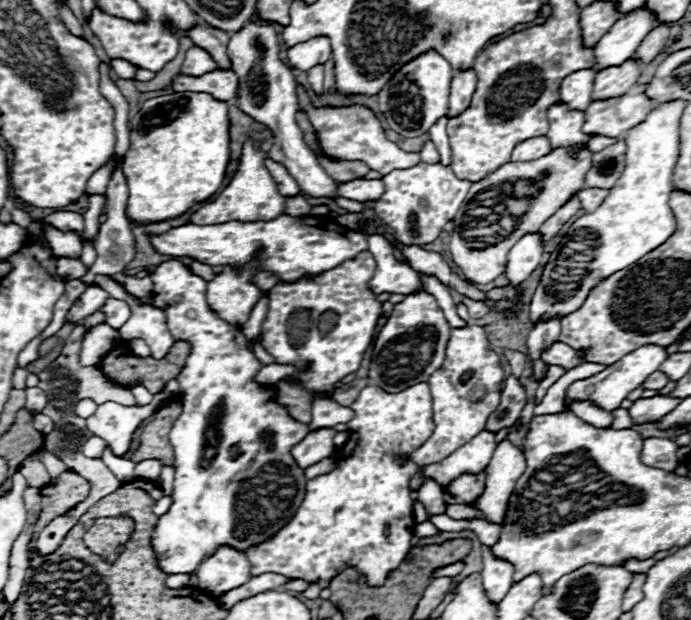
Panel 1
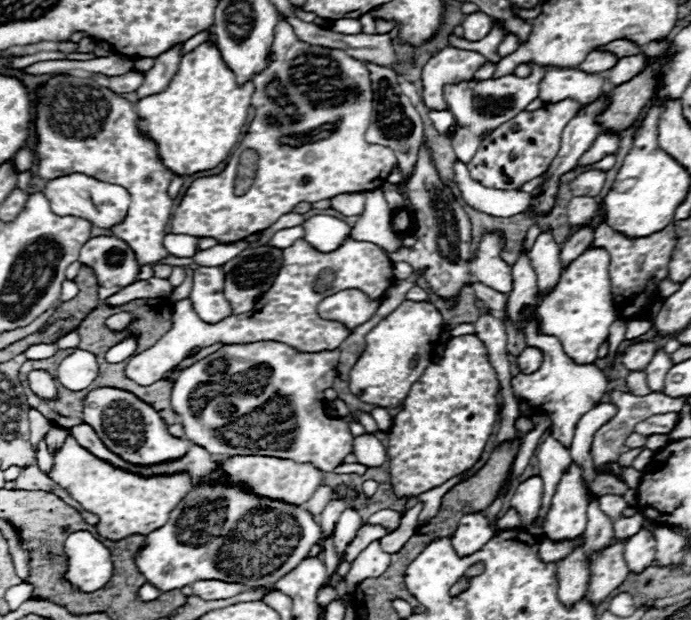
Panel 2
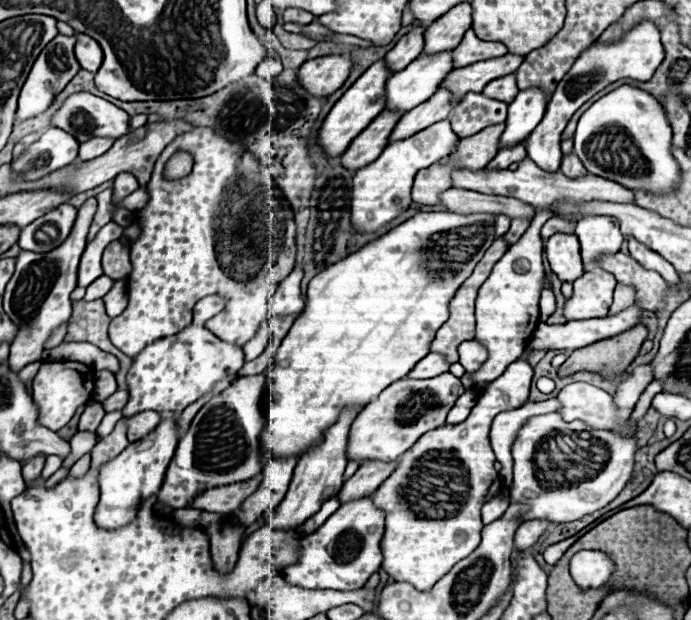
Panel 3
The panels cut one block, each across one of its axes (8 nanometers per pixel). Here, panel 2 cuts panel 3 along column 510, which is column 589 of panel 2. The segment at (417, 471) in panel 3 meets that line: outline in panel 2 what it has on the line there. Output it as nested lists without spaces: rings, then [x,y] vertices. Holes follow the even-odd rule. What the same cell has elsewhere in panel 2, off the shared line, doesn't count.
[[[536,320],[526,324],[526,344],[538,346],[544,352],[542,366],[532,374],[517,374],[512,378],[512,392],[518,400],[518,404],[528,404],[536,410],[550,412],[552,414],[552,436],[562,444],[570,446],[576,424],[582,414],[586,414],[590,408],[600,404],[600,398],[606,394],[610,376],[608,370],[596,366],[596,364],[576,364],[564,350],[558,338],[554,336],[538,336],[536,332]]]

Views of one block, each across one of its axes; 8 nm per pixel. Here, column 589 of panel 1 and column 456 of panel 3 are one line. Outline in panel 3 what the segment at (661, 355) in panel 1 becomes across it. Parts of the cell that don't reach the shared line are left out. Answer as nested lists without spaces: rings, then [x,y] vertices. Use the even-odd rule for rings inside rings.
[[[440,374],[428,380],[412,380],[402,378],[390,384],[374,402],[370,402],[352,422],[346,446],[348,462],[358,462],[358,466],[380,460],[380,462],[396,462],[414,442],[438,426],[446,424],[446,414],[458,400],[458,394],[464,394],[464,386],[460,378],[448,374]]]

